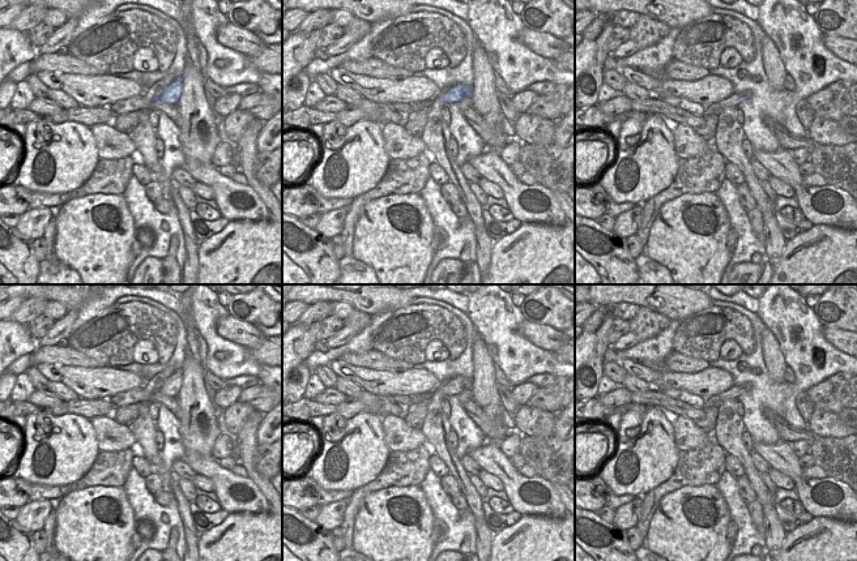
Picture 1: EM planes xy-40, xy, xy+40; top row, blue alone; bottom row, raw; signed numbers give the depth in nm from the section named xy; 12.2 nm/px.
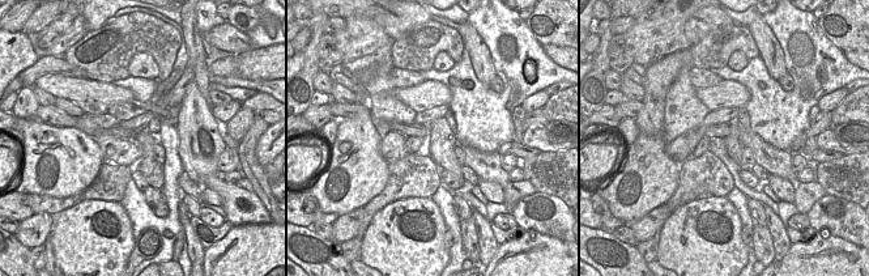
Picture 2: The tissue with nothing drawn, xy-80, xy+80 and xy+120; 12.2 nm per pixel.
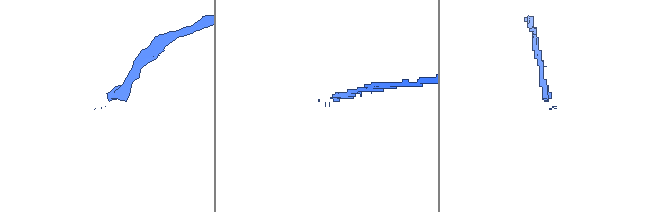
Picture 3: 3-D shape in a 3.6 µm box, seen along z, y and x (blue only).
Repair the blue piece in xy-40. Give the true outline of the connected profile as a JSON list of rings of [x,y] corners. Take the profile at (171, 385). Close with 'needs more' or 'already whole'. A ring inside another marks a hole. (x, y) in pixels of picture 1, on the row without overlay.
[[[179,368],[167,377],[161,386],[158,386],[153,394],[165,394],[167,397],[176,398],[183,380],[183,368]]]; already whole

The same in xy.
[[[457,376],[453,377],[447,385],[442,386],[444,397],[460,394],[464,390],[472,390],[473,377]]]; already whole

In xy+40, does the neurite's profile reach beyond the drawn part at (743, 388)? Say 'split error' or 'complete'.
split error

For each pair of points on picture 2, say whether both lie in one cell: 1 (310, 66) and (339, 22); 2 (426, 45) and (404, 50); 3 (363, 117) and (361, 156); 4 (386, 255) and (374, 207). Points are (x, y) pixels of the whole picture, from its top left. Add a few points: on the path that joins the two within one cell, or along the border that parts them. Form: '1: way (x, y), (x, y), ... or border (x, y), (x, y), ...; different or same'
1: border (328, 17), (323, 32); different
2: way (421, 45), (414, 50), (409, 50); same
3: way (361, 126), (361, 147); same
4: border (403, 198), (390, 202), (380, 208), (361, 238); different

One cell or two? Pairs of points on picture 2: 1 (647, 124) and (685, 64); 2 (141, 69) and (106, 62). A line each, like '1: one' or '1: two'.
1: one
2: two

